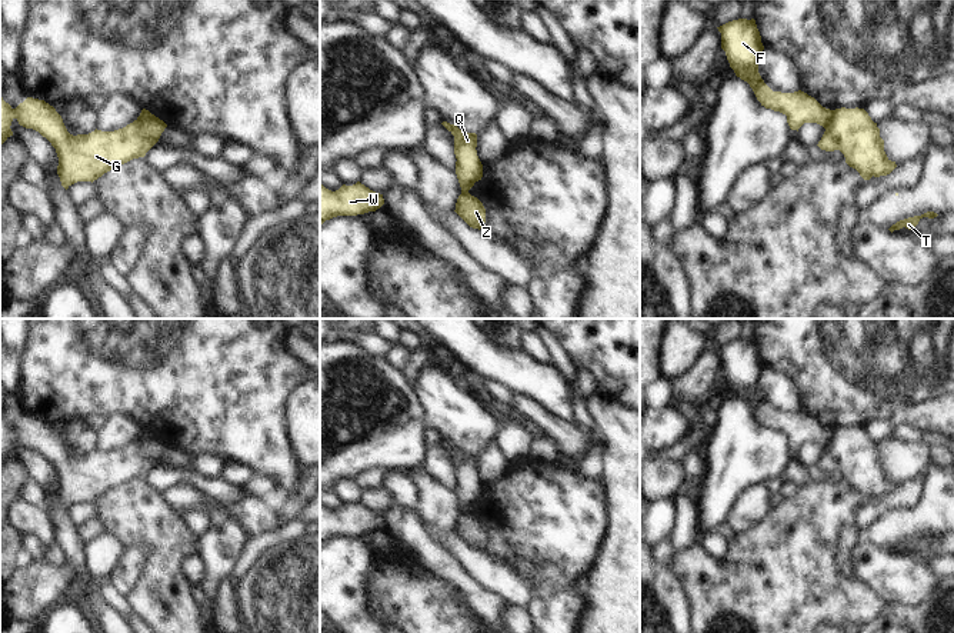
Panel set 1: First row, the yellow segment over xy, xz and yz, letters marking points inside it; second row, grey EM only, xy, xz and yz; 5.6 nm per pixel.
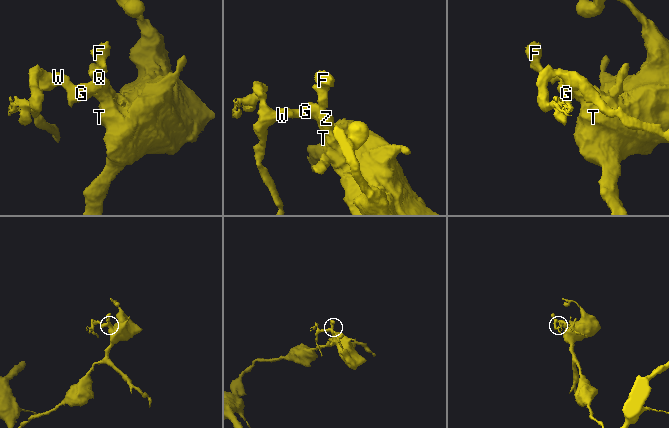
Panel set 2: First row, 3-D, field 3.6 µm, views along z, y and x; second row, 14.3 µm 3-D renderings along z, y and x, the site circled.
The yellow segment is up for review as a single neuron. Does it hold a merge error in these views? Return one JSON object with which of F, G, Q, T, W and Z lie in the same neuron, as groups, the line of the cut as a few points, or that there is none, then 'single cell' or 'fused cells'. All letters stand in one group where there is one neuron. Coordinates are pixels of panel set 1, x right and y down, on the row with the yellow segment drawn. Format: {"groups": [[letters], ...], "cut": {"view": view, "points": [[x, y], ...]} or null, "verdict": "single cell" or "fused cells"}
{"groups": [["F", "G", "Q", "W"], ["T", "Z"]], "cut": {"view": "yz", "points": [[833, 110], [829, 130], [839, 149]]}, "verdict": "fused cells"}

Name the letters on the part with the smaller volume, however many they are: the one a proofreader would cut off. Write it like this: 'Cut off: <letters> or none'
Cut off: F, G, Q, W.

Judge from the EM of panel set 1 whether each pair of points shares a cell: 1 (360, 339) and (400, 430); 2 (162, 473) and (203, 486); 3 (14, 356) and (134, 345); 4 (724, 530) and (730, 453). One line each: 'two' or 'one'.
1: two
2: one
3: two
4: two

